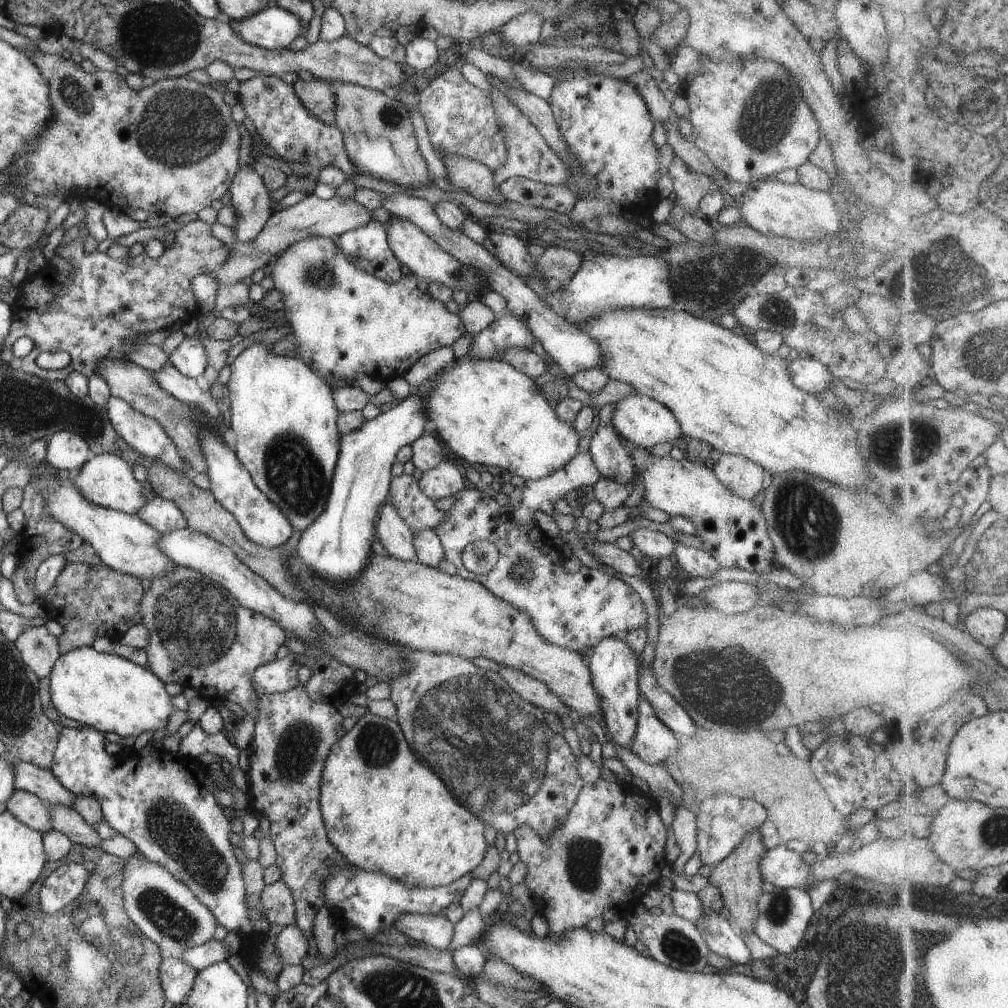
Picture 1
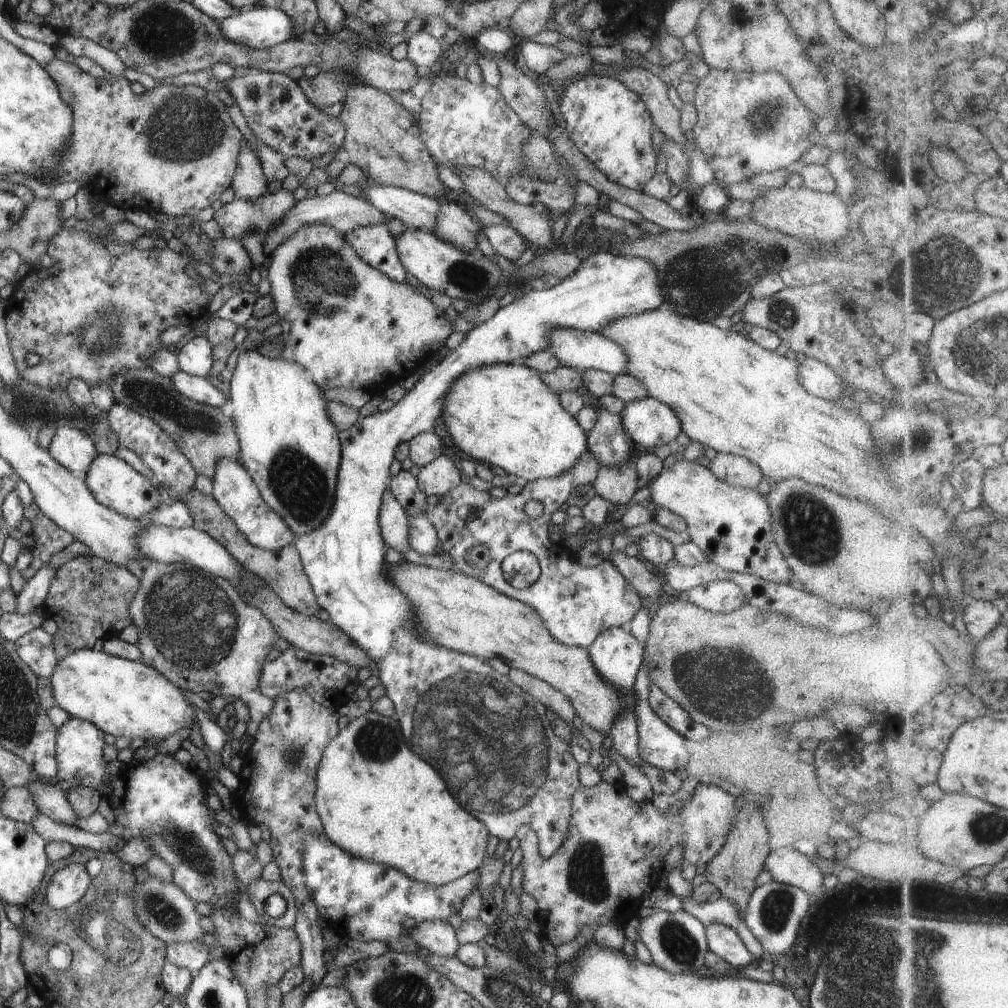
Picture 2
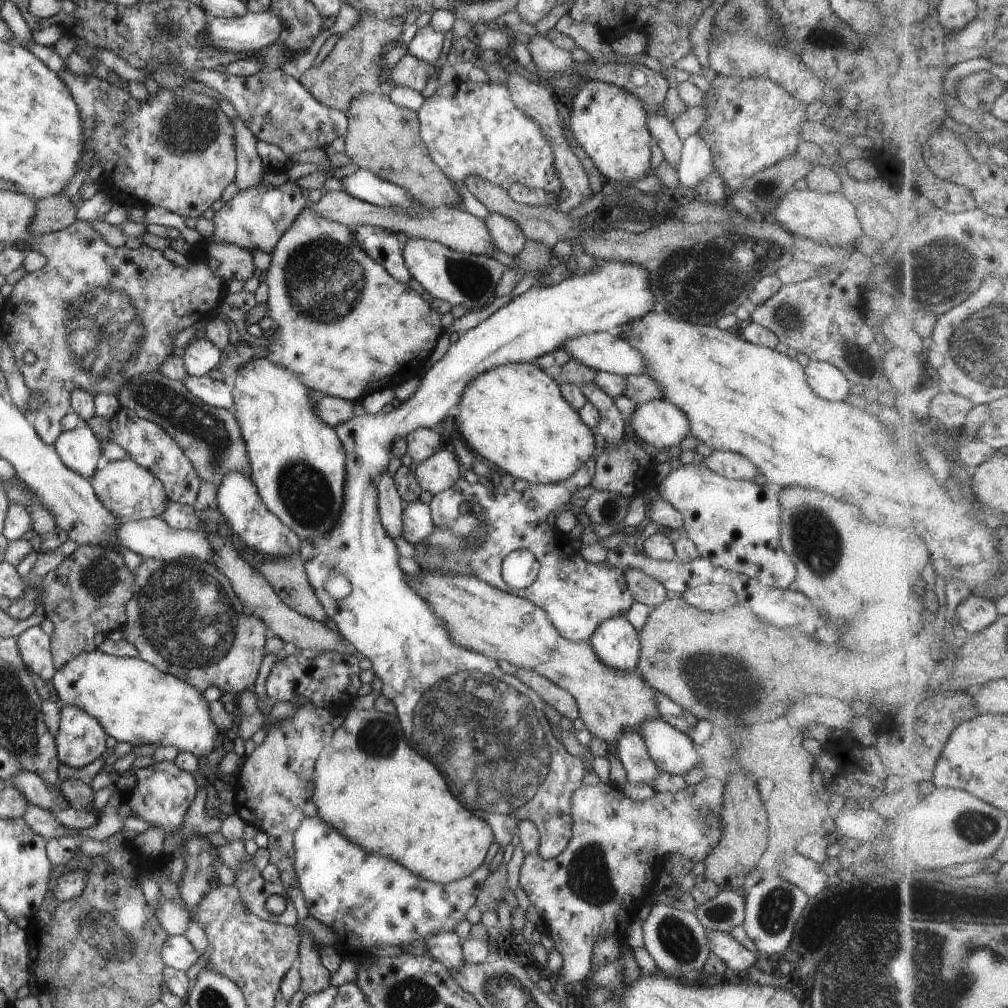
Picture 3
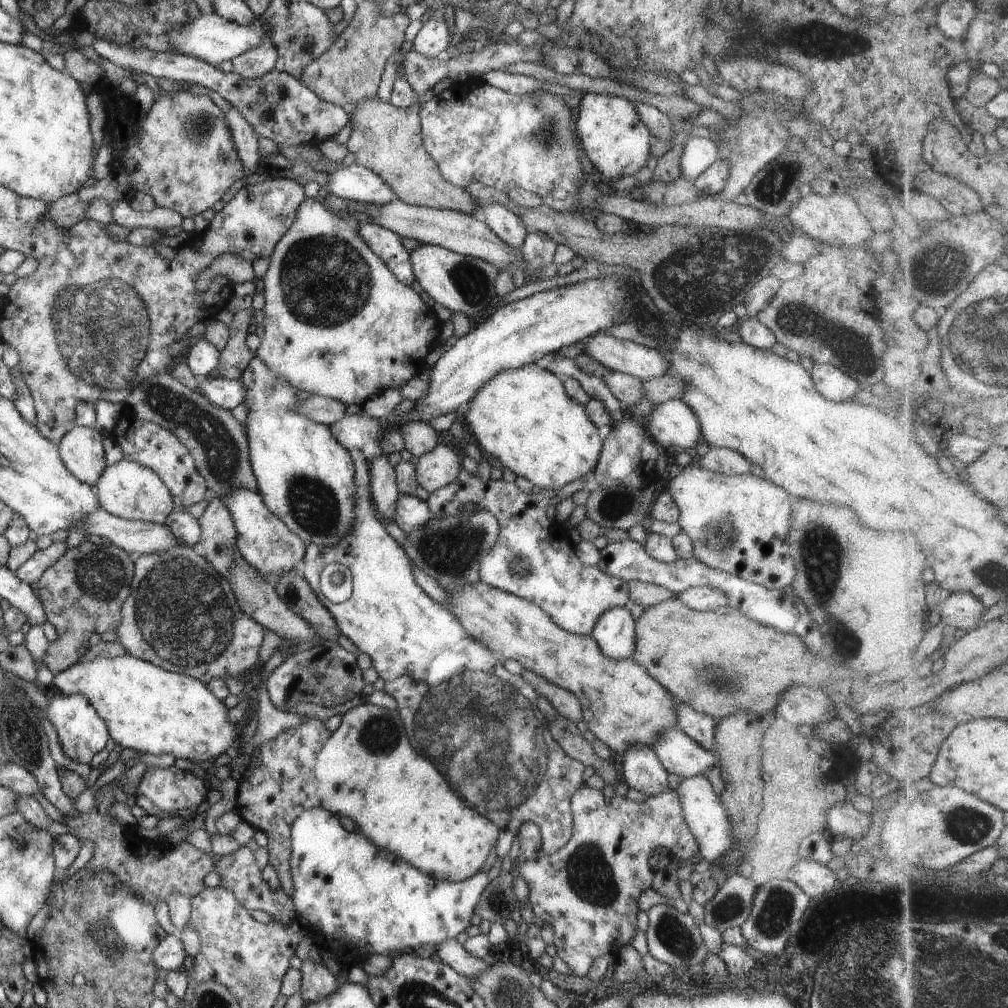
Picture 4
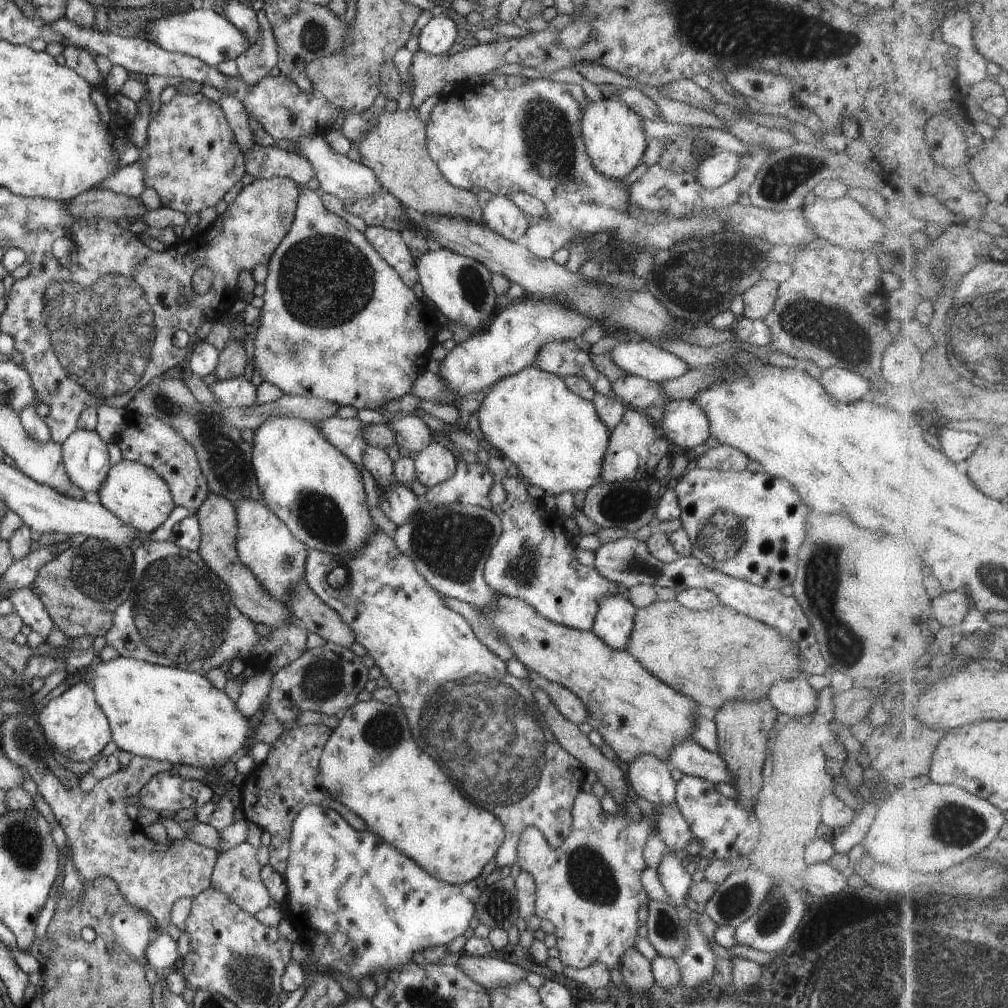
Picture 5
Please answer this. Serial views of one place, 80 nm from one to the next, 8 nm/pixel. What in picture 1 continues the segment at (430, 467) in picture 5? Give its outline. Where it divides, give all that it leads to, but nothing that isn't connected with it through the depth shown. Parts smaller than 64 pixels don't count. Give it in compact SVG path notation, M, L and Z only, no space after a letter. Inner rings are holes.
M441 459L431 470L421 473L419 490L432 501L444 496L452 496L463 488L463 476L449 462Z

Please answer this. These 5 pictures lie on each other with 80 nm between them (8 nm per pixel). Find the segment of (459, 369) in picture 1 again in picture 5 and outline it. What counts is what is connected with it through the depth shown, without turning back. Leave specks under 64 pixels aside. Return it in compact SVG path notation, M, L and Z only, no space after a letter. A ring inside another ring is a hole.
M533 365L526 366L521 371L511 374L509 376L503 376L498 382L493 383L493 386L489 388L489 392L483 396L483 400L479 404L477 410L477 420L479 420L479 429L486 441L491 446L497 448L501 452L502 458L508 458L518 471L518 477L527 478L528 482L536 487L539 487L546 495L555 497L563 492L569 492L575 494L576 492L586 492L591 486L600 480L599 474L601 474L601 462L603 462L603 454L605 454L605 448L607 448L607 442L609 442L610 429L605 426L604 422L597 415L597 410L591 400L584 400L573 394L569 388L562 381L562 378L553 374L547 374L538 370Z

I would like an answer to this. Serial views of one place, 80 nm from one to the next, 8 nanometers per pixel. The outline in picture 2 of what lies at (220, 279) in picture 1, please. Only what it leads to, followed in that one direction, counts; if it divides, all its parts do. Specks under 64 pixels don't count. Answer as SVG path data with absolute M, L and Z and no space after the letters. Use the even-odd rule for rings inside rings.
M335 189L327 195L314 195L298 200L284 214L284 217L281 217L276 223L272 224L272 227L266 232L262 240L261 248L264 255L271 254L277 245L280 245L304 225L325 225L343 235L348 230L353 230L357 226L384 224L387 218L389 219L389 216L377 210L371 203L361 198L354 198L351 195L343 193L343 191Z

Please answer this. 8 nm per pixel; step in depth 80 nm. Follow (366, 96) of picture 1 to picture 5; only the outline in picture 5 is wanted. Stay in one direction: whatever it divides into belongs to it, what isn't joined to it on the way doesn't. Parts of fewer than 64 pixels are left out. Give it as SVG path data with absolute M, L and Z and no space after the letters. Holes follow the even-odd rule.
M391 105L381 110L375 118L375 126L356 142L361 162L369 168L383 191L397 198L407 209L425 216L445 216L461 218L467 222L485 225L482 206L467 189L449 185L440 174L435 162L427 151L426 125L417 117L416 108L411 105L408 110L398 110Z

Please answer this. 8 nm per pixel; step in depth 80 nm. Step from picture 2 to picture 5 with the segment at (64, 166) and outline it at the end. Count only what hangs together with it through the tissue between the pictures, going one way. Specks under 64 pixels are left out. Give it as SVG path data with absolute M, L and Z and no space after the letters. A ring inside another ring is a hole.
M176 93L167 104L161 104L157 114L149 119L147 142L138 149L141 168L145 170L145 187L153 188L159 196L160 207L183 212L188 216L207 207L215 207L224 194L245 173L243 155L238 148L233 132L217 102L208 100L201 93L185 96Z

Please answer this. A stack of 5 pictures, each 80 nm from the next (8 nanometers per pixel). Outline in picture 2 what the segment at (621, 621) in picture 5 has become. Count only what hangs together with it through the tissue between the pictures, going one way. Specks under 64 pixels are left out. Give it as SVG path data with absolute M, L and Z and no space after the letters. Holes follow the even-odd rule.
M621 627L601 631L587 647L593 666L602 679L621 693L629 693L642 663L643 647Z

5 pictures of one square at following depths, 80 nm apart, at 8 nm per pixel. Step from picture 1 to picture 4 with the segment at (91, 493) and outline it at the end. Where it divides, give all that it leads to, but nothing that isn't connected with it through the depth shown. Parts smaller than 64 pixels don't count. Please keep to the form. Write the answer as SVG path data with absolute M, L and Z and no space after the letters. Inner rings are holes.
M126 459L105 467L95 484L98 504L108 514L123 520L137 520L149 524L164 524L173 511L173 502L167 486L148 467Z

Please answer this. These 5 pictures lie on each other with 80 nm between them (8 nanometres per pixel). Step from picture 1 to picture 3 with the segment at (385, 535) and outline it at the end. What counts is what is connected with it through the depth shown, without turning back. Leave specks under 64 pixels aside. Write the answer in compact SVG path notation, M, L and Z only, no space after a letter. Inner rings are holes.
M383 470L383 474L375 480L375 490L378 517L382 527L391 539L401 537L401 513L405 502L397 494L393 476L389 476L387 470Z

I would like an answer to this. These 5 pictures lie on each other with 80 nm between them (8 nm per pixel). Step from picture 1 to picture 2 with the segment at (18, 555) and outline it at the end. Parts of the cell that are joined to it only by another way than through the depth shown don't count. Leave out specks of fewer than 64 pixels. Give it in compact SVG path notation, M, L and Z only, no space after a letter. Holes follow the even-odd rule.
M34 501L23 507L22 516L31 523L30 535L33 539L33 546L27 548L31 552L29 565L18 570L24 585L52 554L64 549L74 538L47 518Z

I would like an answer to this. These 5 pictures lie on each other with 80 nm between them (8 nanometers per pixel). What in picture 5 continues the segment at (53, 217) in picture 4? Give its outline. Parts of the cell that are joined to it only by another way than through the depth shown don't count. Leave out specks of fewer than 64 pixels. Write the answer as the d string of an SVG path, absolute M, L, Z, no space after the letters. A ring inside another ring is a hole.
M105 188L81 192L75 198L65 201L65 204L67 204L67 212L73 218L96 217L107 221L128 218L133 221L140 218L141 214L149 212L139 197L128 198Z

